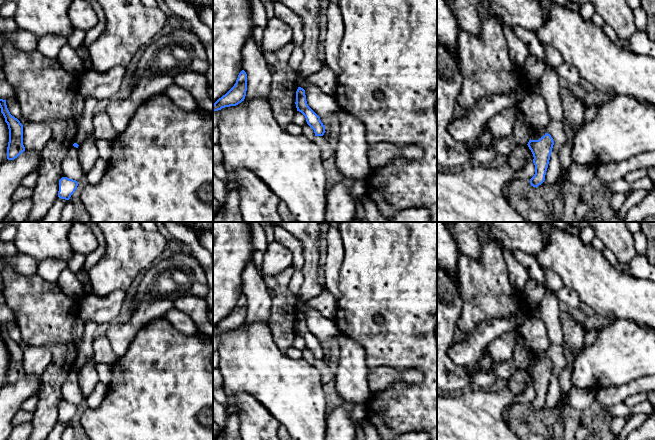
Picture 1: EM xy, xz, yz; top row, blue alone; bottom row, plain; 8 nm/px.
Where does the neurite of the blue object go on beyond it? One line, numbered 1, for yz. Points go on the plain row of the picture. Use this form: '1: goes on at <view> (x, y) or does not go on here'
1: does not go on here

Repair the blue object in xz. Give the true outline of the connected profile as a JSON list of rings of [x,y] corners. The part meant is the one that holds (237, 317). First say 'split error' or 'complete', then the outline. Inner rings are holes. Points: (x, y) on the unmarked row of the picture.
complete; [[[242,294],[234,310],[213,328],[213,335],[221,334],[225,331],[236,330],[244,325],[247,315],[247,298]]]

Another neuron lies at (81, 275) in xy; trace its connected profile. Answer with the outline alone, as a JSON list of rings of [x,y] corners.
[[[84,269],[78,271],[76,274],[77,279],[79,280],[79,282],[82,285],[82,290],[85,292],[86,290],[88,291],[92,291],[92,286],[91,286],[91,282],[88,279],[88,275],[87,273],[84,271]]]

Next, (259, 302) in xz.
[[[252,259],[242,273],[242,292],[247,298],[247,315],[244,325],[253,323],[268,323],[271,310],[272,298],[263,280],[263,275],[257,270]]]

